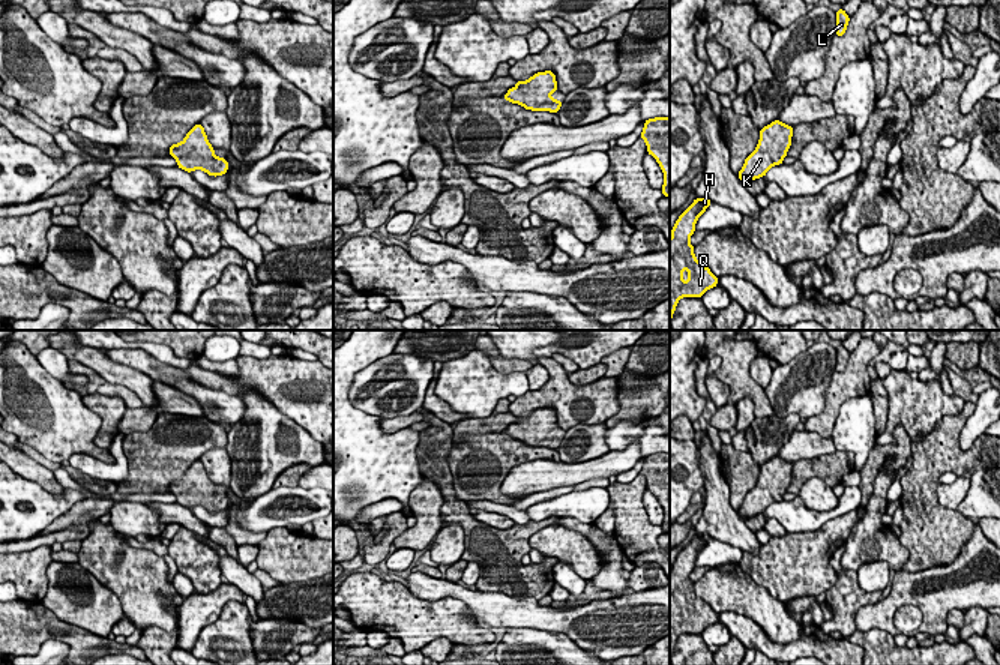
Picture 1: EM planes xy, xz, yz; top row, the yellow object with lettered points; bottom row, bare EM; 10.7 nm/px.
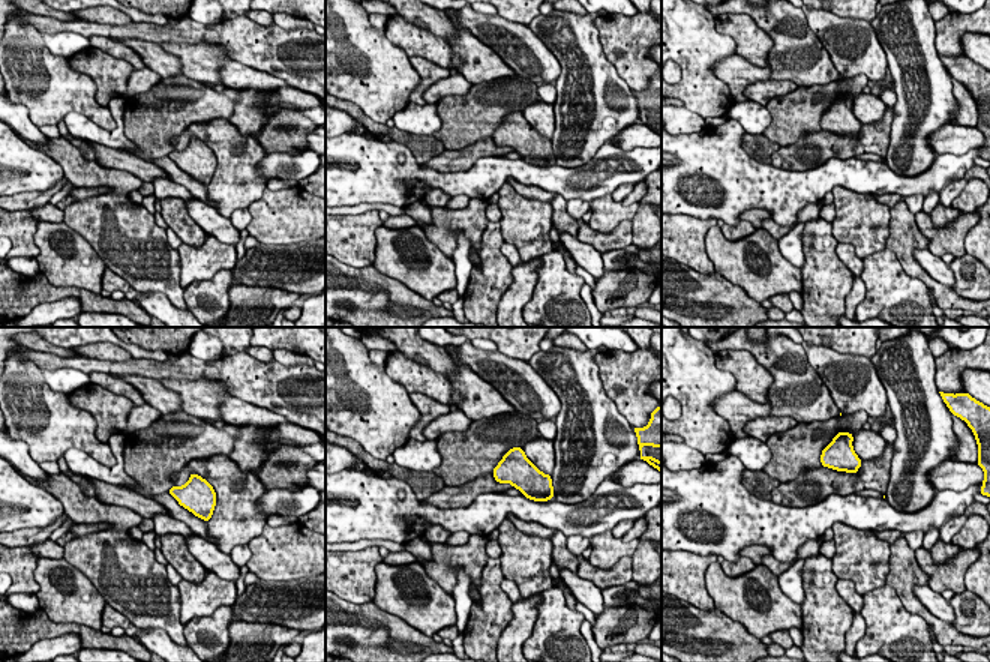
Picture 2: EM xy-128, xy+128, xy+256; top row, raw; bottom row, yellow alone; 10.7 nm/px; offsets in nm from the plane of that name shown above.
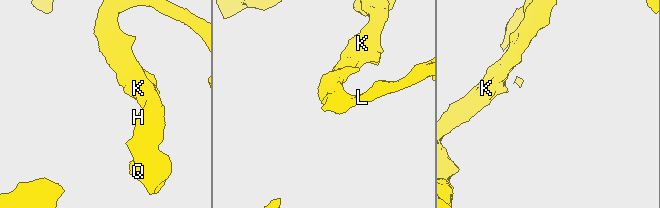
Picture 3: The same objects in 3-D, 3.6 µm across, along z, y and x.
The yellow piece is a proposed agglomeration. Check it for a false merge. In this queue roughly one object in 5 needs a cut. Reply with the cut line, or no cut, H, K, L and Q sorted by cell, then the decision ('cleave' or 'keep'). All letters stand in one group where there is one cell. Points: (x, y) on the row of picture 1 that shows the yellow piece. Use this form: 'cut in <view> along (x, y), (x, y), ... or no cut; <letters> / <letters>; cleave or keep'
no cut; H K L Q; keep

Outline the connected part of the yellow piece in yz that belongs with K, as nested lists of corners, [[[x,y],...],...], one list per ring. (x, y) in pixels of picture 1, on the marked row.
[[[779,120],[760,131],[760,140],[755,150],[745,159],[737,177],[746,183],[764,177],[773,165],[781,165],[791,146],[793,126]]]

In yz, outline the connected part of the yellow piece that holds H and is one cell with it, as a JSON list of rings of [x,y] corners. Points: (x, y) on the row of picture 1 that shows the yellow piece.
[[[695,198],[679,216],[670,239],[670,323],[682,297],[703,297],[718,285],[718,278],[694,255],[689,239],[695,222],[712,204],[709,198]]]

